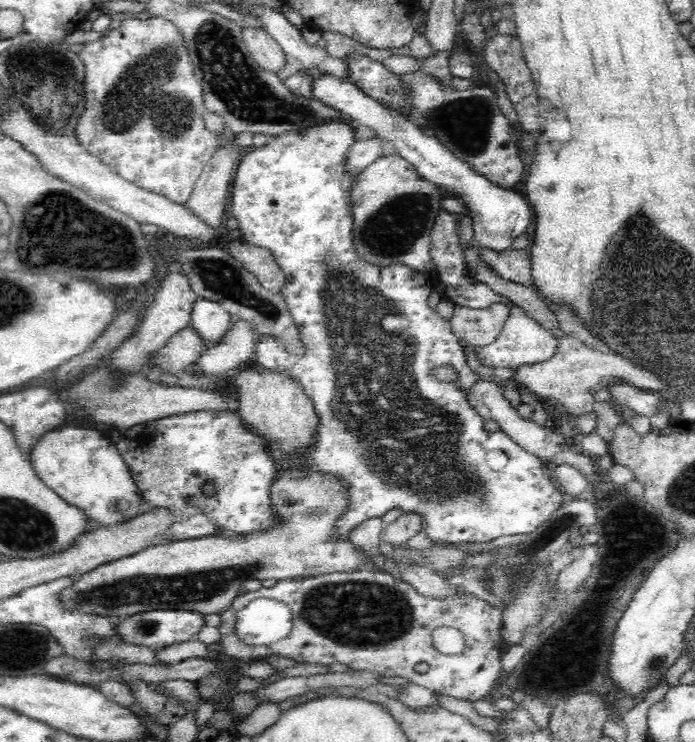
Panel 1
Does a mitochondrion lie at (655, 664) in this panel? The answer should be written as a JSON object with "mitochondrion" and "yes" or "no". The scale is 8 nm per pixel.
{"mitochondrion":"yes"}

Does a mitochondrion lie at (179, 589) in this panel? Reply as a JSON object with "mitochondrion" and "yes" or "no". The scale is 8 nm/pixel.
{"mitochondrion":"yes"}

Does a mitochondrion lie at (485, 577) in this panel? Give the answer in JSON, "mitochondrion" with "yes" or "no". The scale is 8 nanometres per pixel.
{"mitochondrion":"yes"}

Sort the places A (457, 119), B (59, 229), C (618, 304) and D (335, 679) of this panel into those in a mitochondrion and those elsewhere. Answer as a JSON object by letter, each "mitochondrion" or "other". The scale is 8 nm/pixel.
{"A":"mitochondrion","B":"mitochondrion","C":"mitochondrion","D":"other"}

